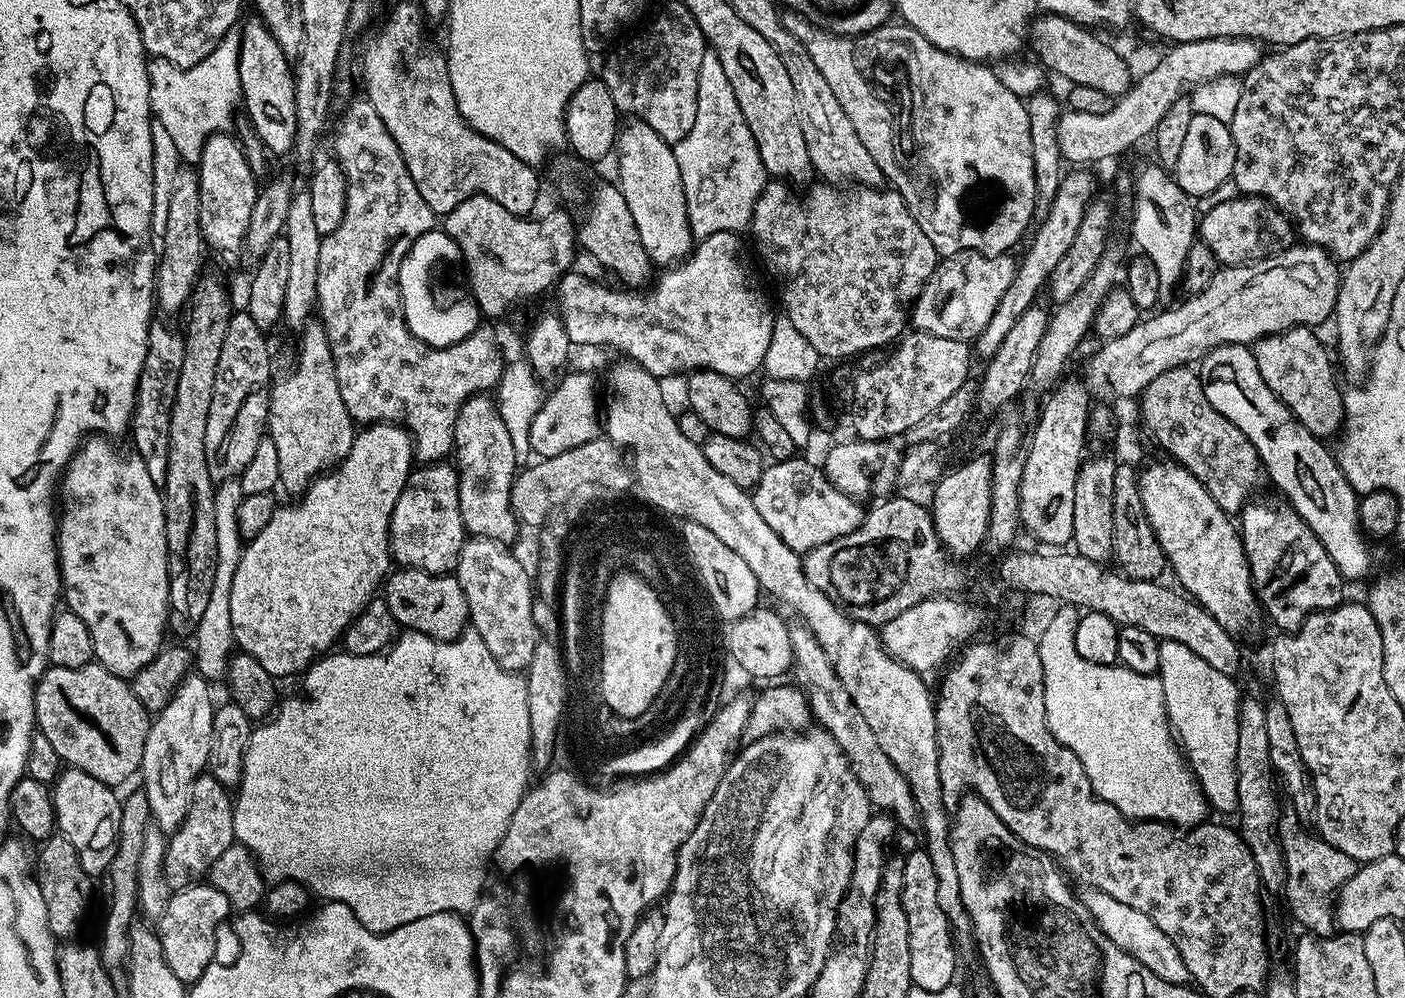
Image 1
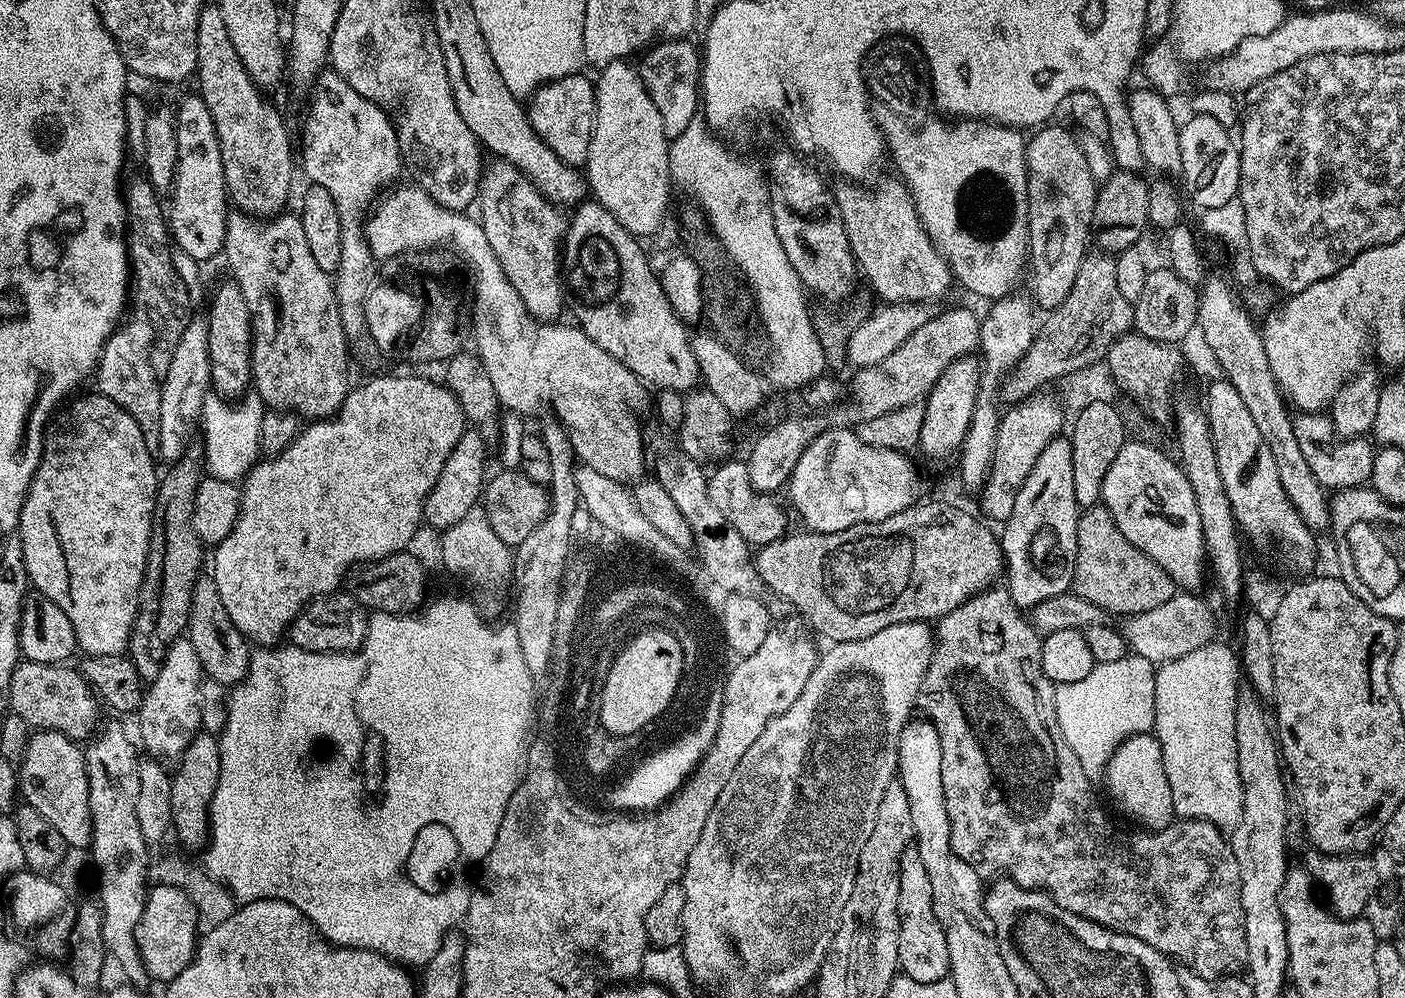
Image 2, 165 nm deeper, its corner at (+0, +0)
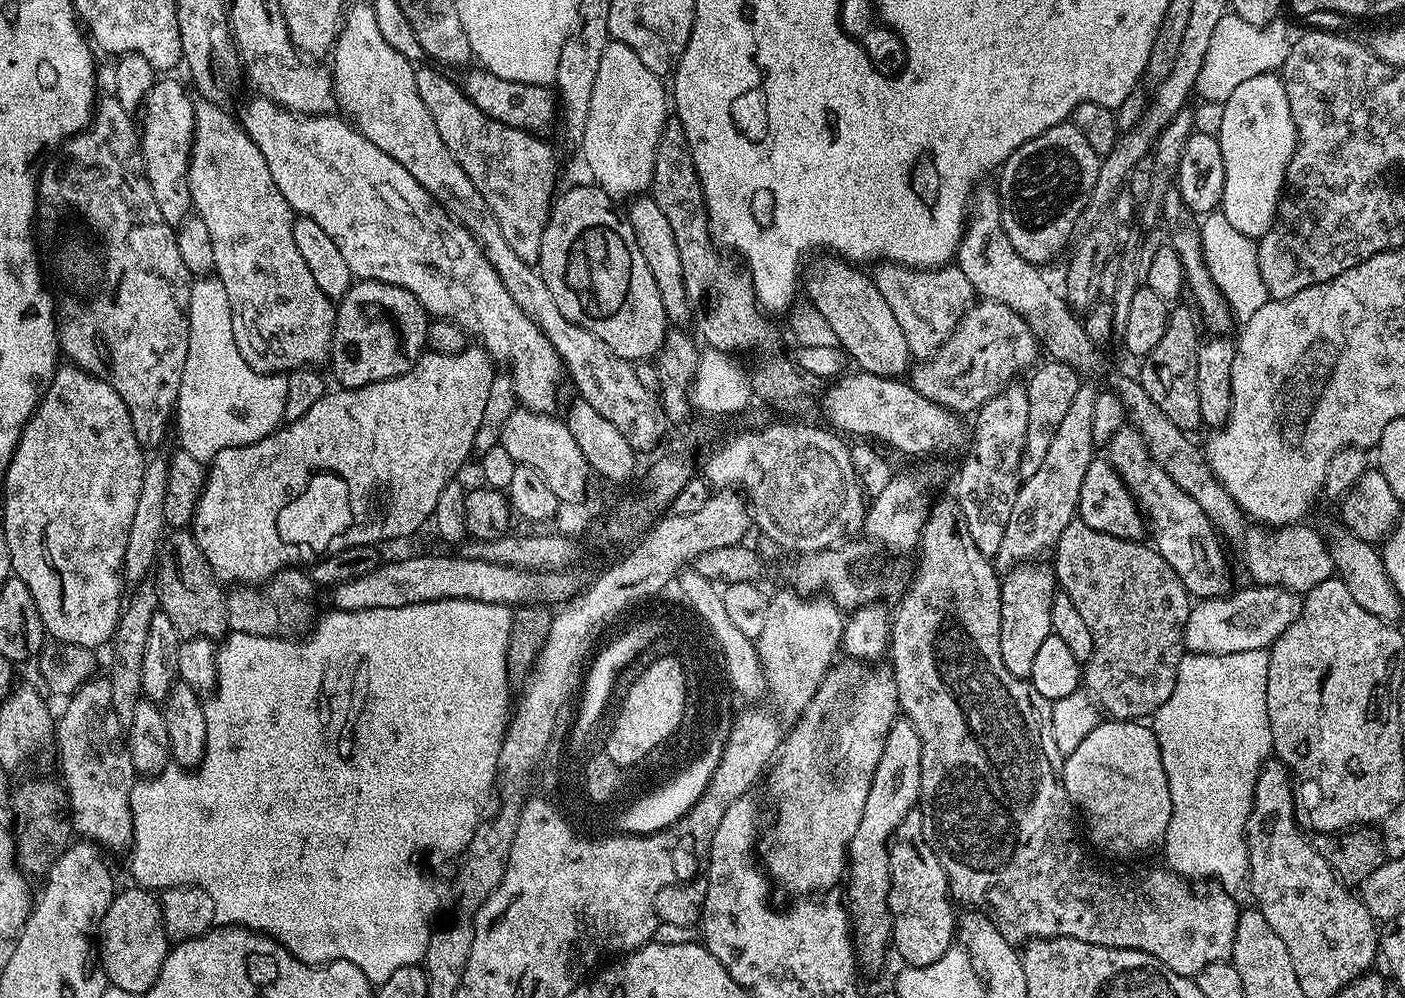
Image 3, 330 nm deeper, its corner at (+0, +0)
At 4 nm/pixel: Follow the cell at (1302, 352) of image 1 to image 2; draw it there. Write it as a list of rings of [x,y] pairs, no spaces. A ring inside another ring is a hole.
[[[1300,412],[1293,419],[1294,438],[1298,438],[1306,462],[1310,462],[1310,470],[1314,470],[1314,478],[1325,490],[1341,488],[1362,488],[1372,479],[1374,458],[1377,449],[1372,448],[1373,441],[1362,436],[1341,439],[1336,434],[1331,415],[1324,412]]]

